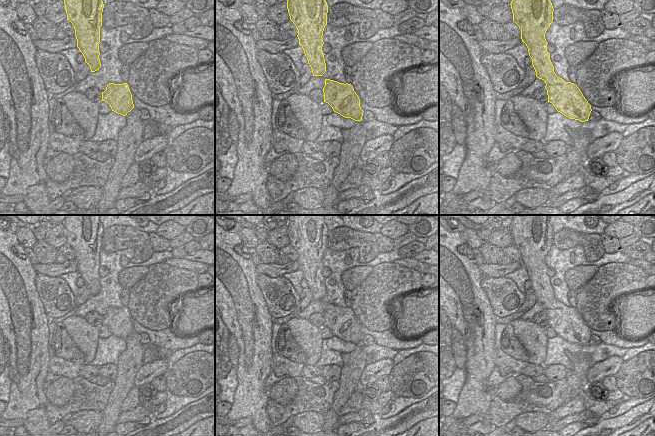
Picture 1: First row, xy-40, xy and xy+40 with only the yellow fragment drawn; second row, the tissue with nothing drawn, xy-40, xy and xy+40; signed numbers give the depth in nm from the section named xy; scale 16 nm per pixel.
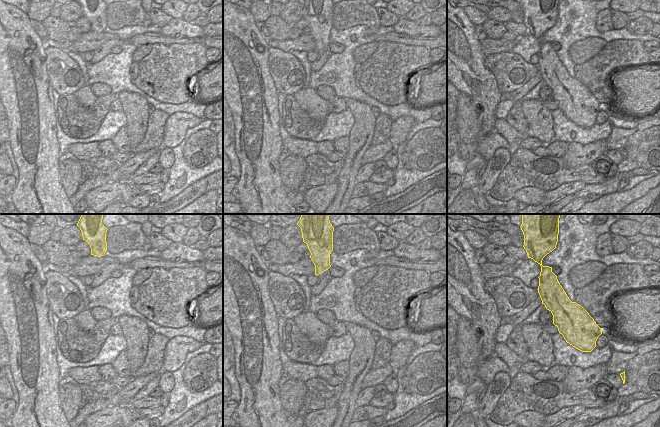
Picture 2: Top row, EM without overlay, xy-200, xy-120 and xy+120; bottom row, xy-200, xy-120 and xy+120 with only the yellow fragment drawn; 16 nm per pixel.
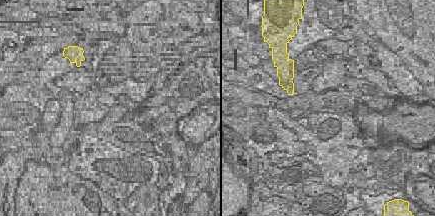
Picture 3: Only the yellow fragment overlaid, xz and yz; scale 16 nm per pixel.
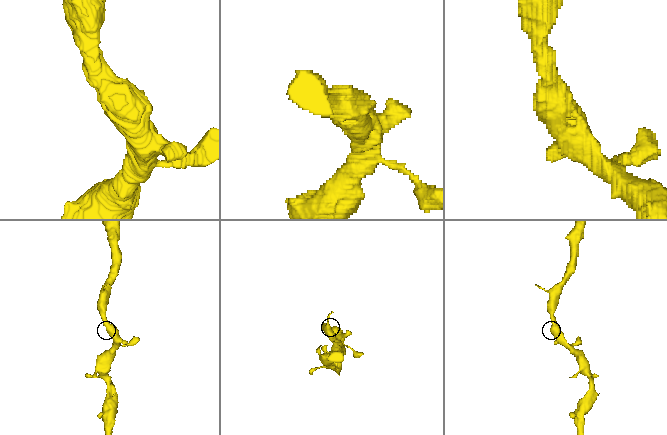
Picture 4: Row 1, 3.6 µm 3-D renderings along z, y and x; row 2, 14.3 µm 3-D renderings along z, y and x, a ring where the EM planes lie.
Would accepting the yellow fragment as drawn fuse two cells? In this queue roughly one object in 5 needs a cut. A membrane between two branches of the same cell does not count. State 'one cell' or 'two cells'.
one cell

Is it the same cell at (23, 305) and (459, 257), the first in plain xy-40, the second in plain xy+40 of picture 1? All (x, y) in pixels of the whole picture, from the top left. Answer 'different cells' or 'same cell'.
same cell

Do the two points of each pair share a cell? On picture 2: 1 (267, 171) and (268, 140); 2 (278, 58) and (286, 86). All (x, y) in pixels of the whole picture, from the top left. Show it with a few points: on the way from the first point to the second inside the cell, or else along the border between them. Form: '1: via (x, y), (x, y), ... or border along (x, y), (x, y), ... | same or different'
1: via (267, 163), (267, 148) | same
2: via (282, 65), (286, 70), (286, 79) | same

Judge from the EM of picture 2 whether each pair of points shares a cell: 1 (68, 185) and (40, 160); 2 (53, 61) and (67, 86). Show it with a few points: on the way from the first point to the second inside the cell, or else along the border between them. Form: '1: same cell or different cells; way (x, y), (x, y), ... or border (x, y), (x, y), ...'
1: different cells; border (58, 162), (60, 183), (68, 198)
2: same cell; way (59, 67), (63, 71), (66, 80)

